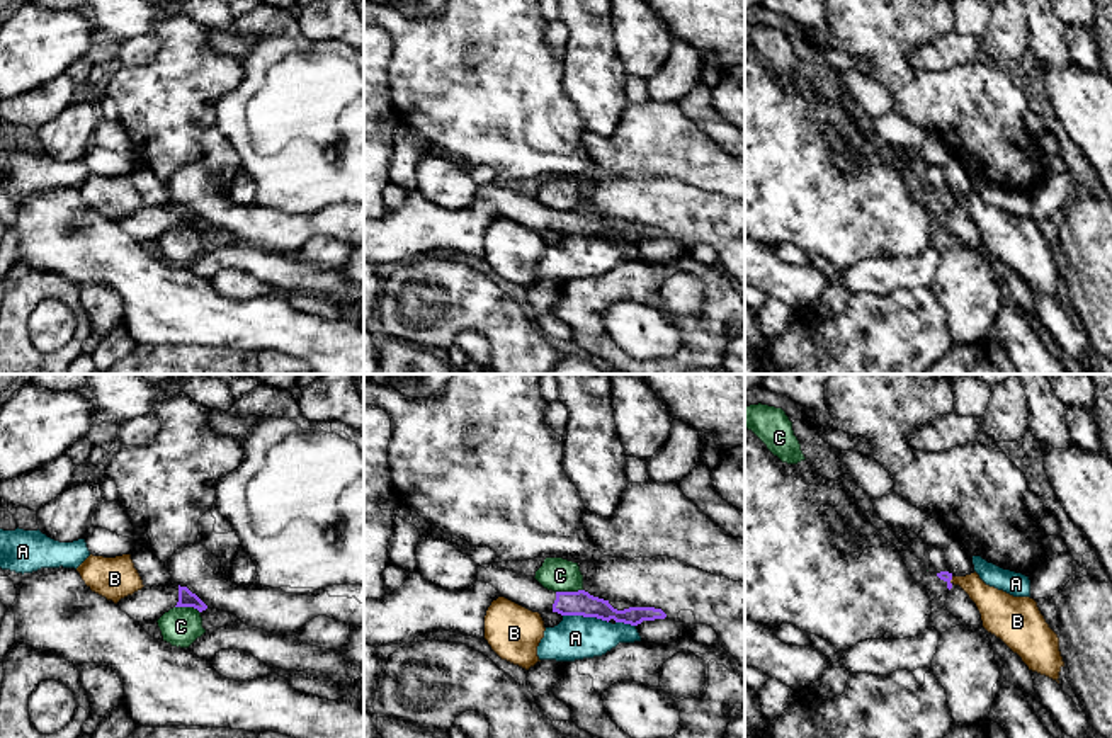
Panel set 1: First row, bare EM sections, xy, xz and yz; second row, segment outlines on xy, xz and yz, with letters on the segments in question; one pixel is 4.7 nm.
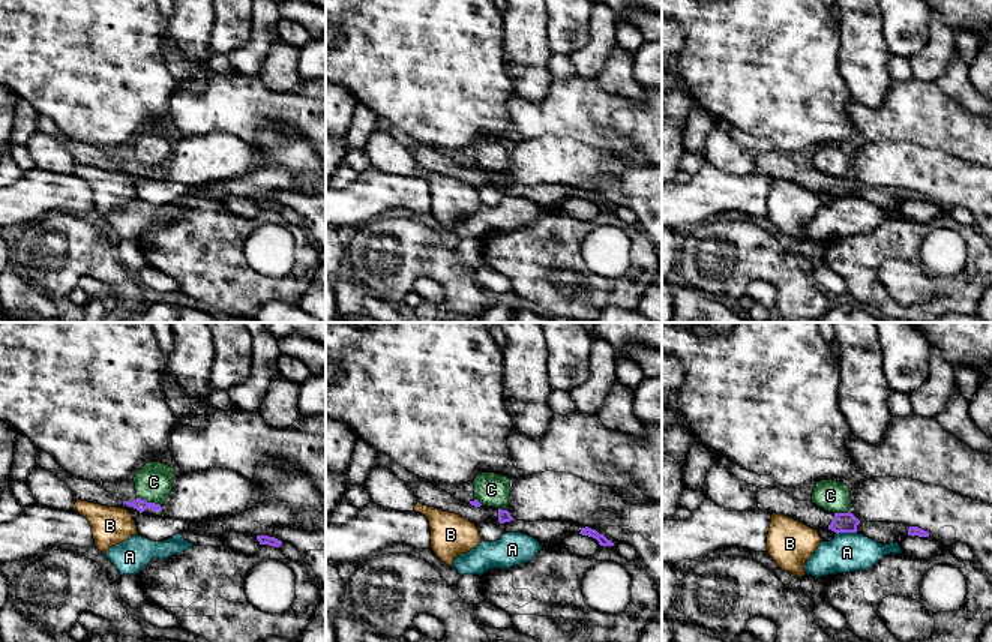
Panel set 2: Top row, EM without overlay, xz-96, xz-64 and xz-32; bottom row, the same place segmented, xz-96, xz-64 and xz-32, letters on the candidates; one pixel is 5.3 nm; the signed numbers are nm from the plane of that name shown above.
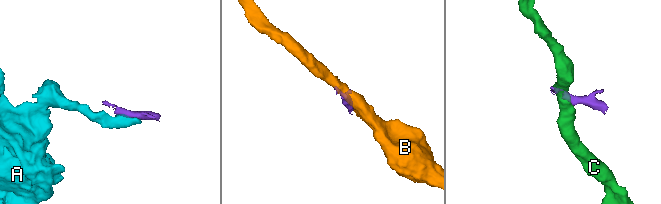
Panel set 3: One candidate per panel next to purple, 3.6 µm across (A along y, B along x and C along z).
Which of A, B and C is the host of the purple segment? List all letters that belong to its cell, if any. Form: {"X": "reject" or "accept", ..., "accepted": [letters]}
{"A": "reject", "B": "reject", "C": "reject", "accepted": []}

